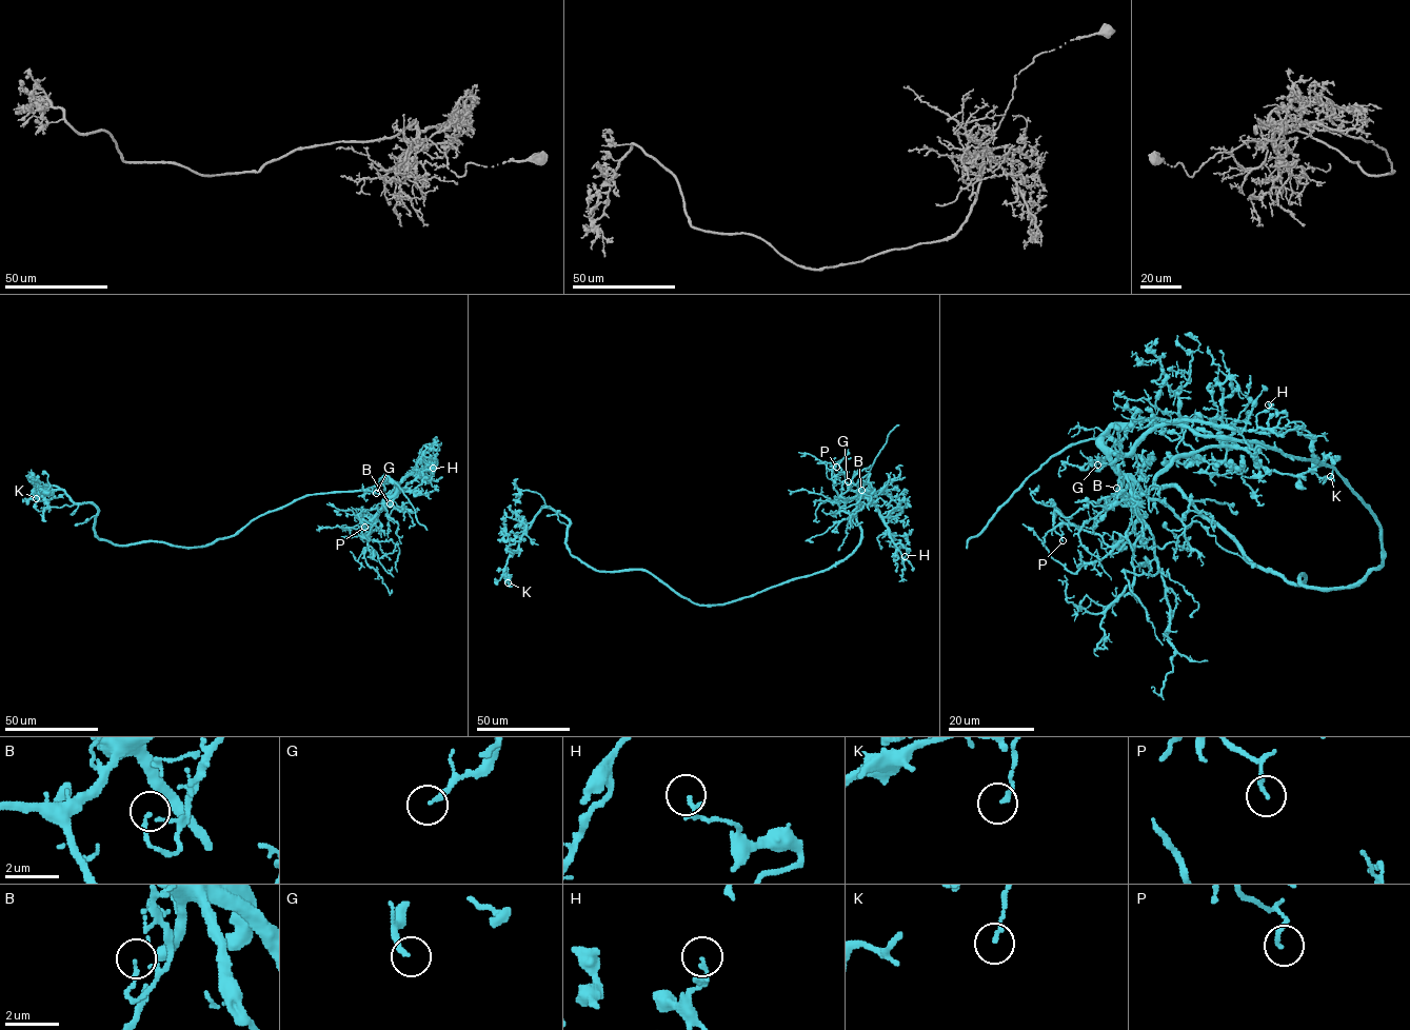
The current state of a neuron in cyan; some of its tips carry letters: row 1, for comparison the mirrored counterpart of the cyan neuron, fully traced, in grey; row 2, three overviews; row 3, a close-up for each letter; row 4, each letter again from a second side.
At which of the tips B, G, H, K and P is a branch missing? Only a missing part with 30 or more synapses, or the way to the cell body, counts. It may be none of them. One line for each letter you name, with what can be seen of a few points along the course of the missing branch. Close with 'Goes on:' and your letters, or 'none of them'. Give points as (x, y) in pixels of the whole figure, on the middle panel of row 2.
Goes on: G

